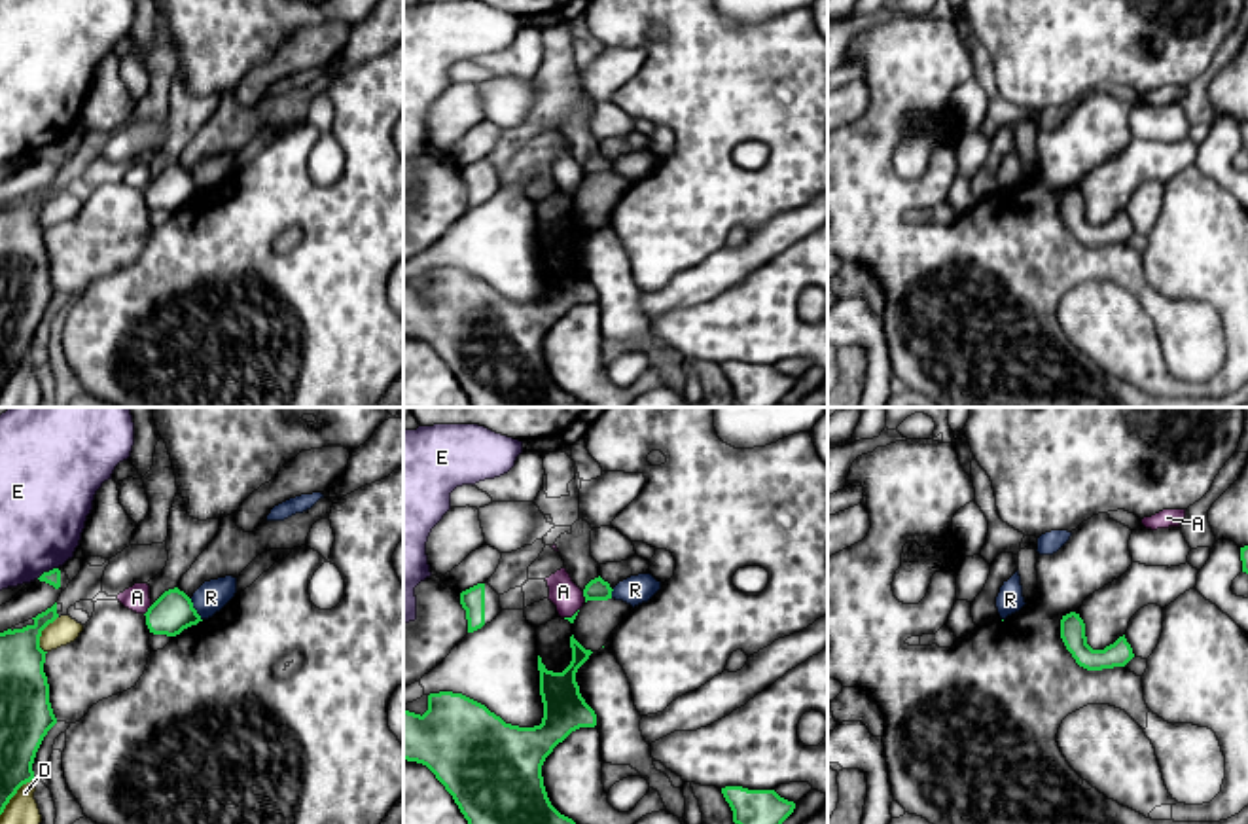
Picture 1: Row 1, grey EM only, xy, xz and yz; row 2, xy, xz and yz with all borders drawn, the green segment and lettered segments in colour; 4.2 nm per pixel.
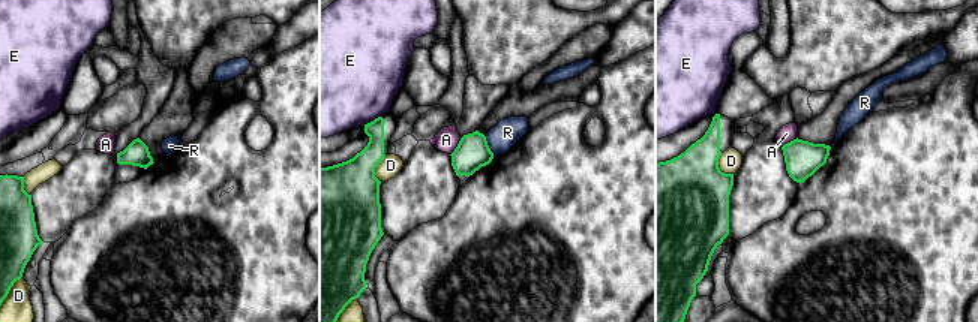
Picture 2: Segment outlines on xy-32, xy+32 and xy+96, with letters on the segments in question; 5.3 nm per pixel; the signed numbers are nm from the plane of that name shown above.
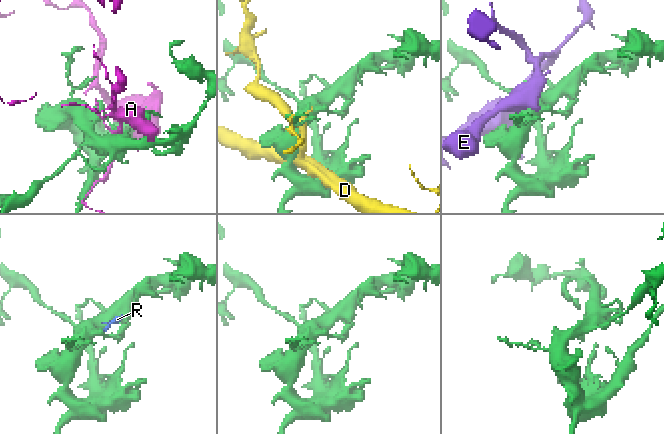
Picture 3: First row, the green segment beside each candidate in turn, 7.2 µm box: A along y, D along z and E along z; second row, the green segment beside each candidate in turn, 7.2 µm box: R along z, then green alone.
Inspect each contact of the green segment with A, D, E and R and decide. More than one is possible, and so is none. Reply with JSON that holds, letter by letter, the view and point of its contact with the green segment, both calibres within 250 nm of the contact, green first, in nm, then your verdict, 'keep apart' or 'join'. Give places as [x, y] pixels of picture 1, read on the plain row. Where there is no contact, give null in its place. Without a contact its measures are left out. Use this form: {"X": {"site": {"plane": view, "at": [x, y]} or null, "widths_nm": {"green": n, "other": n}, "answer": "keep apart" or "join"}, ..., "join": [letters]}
{"A": {"site": {"plane": "xz", "at": [584, 171]}, "widths_nm": {"green": 100, "other": 120}, "answer": "keep apart"}, "D": {"site": {"plane": "xy", "at": [16, 368]}, "widths_nm": {"green": 190, "other": 180}, "answer": "keep apart"}, "E": {"site": {"plane": "xy", "at": [46, 148]}, "widths_nm": {"green": 60, "other": 360}, "answer": "keep apart"}, "R": {"site": {"plane": "xy", "at": [196, 186]}, "widths_nm": {"green": 170, "other": 140}, "answer": "keep apart"}, "join": []}

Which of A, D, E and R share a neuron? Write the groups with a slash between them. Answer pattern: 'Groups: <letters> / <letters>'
Groups: A / D / E / R

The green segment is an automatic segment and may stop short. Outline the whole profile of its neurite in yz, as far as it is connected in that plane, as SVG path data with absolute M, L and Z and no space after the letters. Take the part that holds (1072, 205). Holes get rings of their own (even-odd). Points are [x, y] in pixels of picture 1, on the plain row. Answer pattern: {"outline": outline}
{"outline": "M1076 188L1062 191L1061 214L1076 239L1087 246L1125 242L1134 233L1125 210L1104 225L1093 225L1087 220L1085 199Z"}

